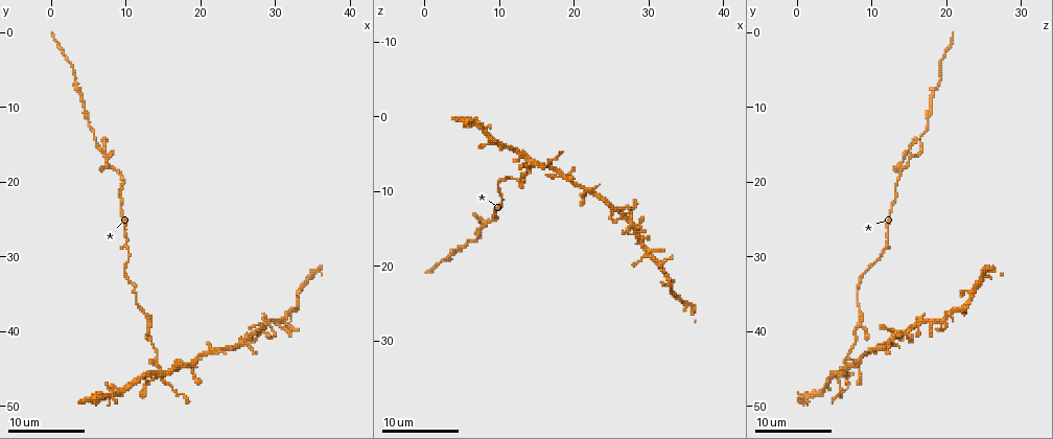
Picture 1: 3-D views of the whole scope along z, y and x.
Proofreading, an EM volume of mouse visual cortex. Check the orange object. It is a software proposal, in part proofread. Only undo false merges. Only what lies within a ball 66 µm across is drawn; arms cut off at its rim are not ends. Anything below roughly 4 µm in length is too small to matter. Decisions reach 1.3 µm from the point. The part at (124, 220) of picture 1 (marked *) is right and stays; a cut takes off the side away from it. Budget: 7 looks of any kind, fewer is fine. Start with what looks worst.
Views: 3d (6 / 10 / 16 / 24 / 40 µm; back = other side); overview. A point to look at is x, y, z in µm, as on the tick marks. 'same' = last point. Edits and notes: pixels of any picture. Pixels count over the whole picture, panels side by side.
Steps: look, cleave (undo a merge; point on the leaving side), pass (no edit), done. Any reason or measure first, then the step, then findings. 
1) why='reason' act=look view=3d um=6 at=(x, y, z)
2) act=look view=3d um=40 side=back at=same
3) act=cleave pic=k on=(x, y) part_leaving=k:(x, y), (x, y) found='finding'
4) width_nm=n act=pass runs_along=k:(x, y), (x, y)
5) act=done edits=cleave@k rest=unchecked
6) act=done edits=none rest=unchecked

why='three-way junction' act=look view=3d um=10 at=(15.5, 46.0, 6.5)

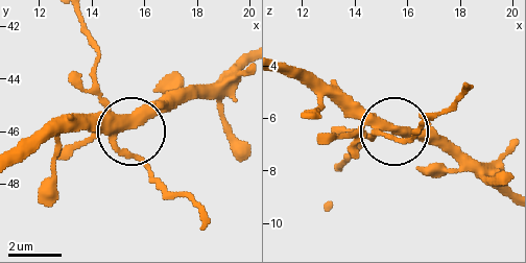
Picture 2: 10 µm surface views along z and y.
width_nm=360 act=cleave pic=2 on=(81, 118) found='two neurons meet here'

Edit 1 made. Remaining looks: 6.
why='redraw' act=look view=overview

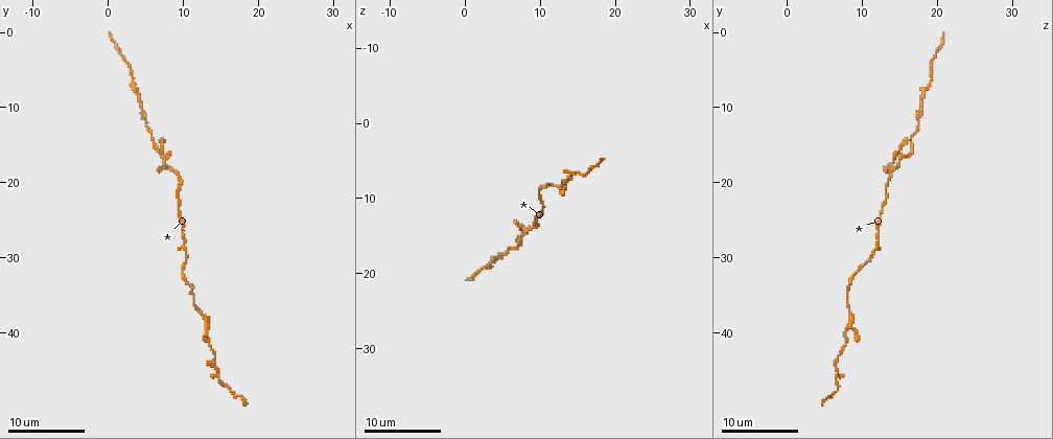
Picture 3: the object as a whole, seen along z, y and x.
why='sudden change in width' act=look view=3d um=16 at=(5.0, 12.0, 17.5)

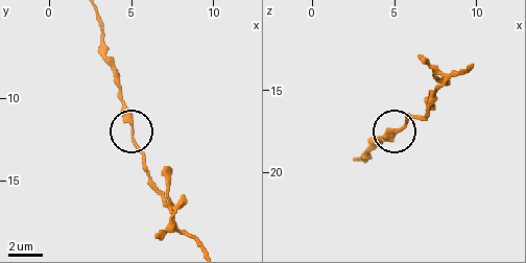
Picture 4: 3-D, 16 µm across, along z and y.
why='zoom in' act=look view=3d um=6 at=(4.9, 12.1, 17.6)

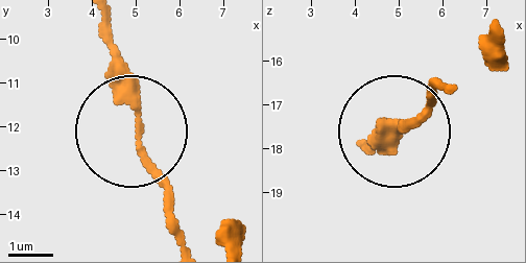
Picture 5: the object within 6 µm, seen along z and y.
act=pass runs_along=5:(184, 240), (150, 173), (135, 84), (109, 27) found='continuous, no second neuron'

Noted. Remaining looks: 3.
why='four or more arms meet' act=look view=3d um=10 at=(7.0, 16.5, 15.0)

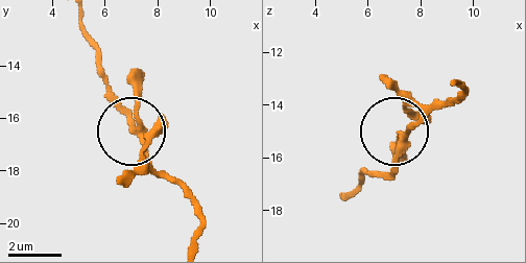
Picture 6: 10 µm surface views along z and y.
act=pass found='one neuron here'

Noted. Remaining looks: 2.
act=done edits=cleave@2 rest=unchecked

